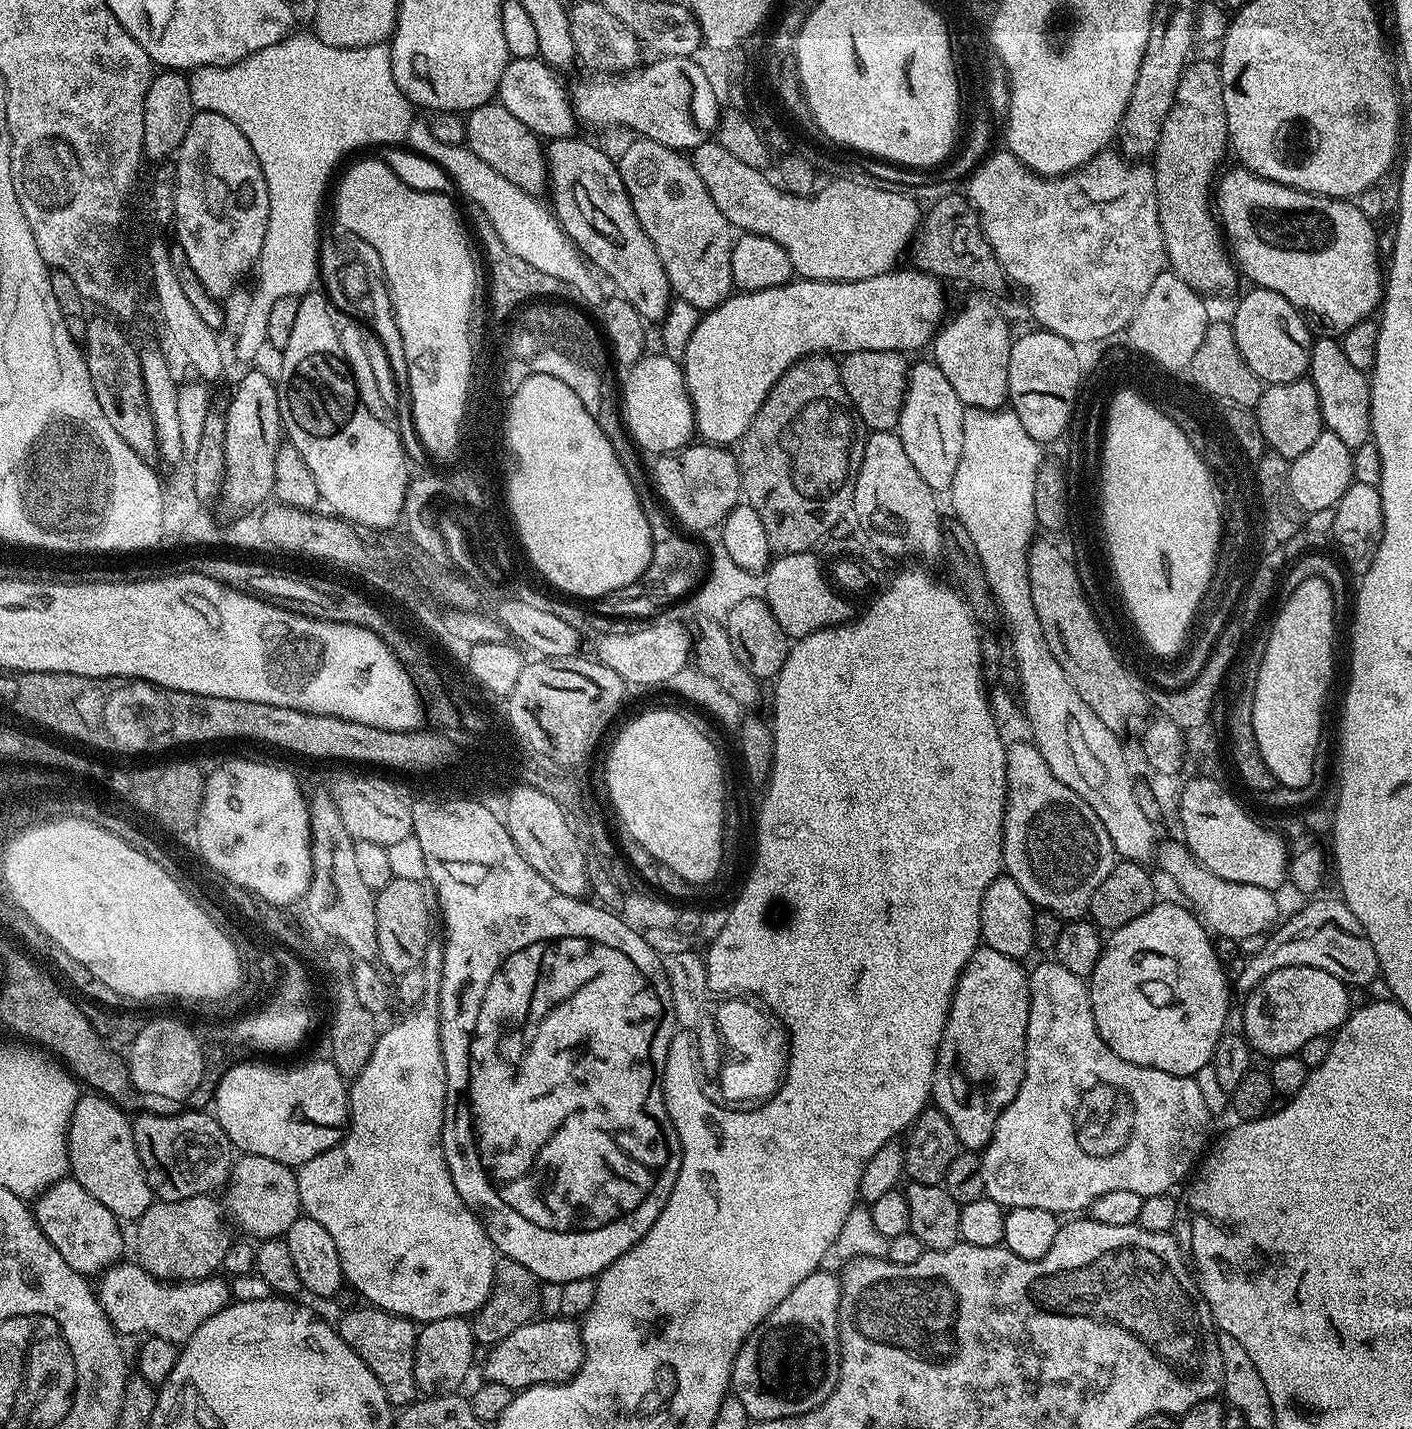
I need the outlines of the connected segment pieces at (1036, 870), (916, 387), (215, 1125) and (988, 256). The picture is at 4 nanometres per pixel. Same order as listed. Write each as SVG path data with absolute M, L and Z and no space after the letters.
M1026 741L1007 747L1007 808L1003 818L1003 869L1021 887L1032 904L1062 920L1081 919L1091 907L1094 890L1118 863L1113 839L1098 814L1054 777L1035 744Z
M925 358L921 364L913 363L908 374L908 389L904 395L904 405L900 411L900 422L898 425L898 435L902 446L910 450L920 448L936 448L928 456L928 461L922 458L916 460L918 474L922 474L922 482L930 486L933 492L940 494L942 490L951 489L954 482L954 474L958 470L958 460L962 458L962 438L964 437L964 410L965 405L954 394L954 386L946 382L946 374L938 370L938 366L931 359Z
M185 1110L175 1116L141 1112L132 1120L138 1158L148 1173L148 1185L161 1200L185 1200L223 1189L234 1167L234 1149L215 1115Z
M963 195L944 196L932 209L923 213L920 227L910 245L911 267L917 272L929 272L941 281L961 280L973 284L973 289L984 294L1000 292L1006 277L996 255L980 229L980 216Z

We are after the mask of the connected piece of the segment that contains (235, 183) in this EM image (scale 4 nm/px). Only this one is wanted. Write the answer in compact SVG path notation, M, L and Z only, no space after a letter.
M197 111L195 115L193 115L192 121L190 122L190 130L186 130L186 138L182 142L180 151L177 152L174 157L174 163L176 165L175 239L182 245L186 256L189 258L190 266L194 270L194 274L202 282L202 286L211 296L224 298L224 295L226 295L247 272L249 275L249 273L255 269L256 262L260 259L260 255L262 254L262 238L266 238L266 222L268 221L268 211L270 210L270 198L268 197L266 178L262 174L262 166L258 162L258 158L254 154L250 142L246 142L242 130L238 130L238 126L234 126L234 122L230 122L230 118L222 118L222 114L201 111Z

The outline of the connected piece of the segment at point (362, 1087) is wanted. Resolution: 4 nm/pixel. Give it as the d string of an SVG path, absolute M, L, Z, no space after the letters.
M430 986L426 990L426 994L422 998L420 1005L413 1007L404 1017L401 1018L397 1024L392 1024L388 1029L381 1031L376 1038L376 1045L374 1046L374 1054L370 1054L370 1062L366 1062L366 1066L362 1071L357 1074L351 1081L350 1091L348 1093L348 1111L350 1113L350 1127L339 1142L334 1145L330 1150L326 1150L322 1154L318 1154L318 1158L310 1158L310 1162L299 1165L295 1169L296 1182L298 1184L298 1198L300 1199L300 1211L303 1215L314 1218L314 1222L318 1222L330 1233L330 1238L334 1238L334 1246L338 1246L338 1254L340 1255L340 1261L342 1262L342 1270L344 1271L345 1281L349 1285L353 1284L356 1287L356 1292L360 1296L365 1296L367 1303L374 1308L381 1308L387 1312L393 1312L396 1316L406 1316L413 1322L427 1322L430 1320L441 1320L442 1318L454 1318L455 1316L463 1316L465 1318L471 1317L477 1312L480 1307L487 1302L489 1296L494 1291L494 1285L498 1280L498 1253L496 1247L490 1242L490 1238L486 1234L486 1230L480 1221L476 1219L476 1213L471 1208L466 1206L466 1202L462 1202L462 1198L458 1194L458 1190L454 1188L454 1182L450 1178L448 1173L448 1167L446 1166L446 1158L444 1157L444 1151L442 1150L442 1122L444 1121L444 1099L446 1098L446 1066L444 1065L444 1055L440 1049L440 994L435 987Z

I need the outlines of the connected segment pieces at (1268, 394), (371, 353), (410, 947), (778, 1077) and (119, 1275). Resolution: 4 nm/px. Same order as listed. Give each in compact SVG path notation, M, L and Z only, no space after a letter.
M1308 378L1267 385L1254 405L1254 413L1267 447L1271 451L1273 448L1284 462L1298 458L1298 454L1304 453L1325 431L1318 390L1314 390L1312 381Z
M333 310L330 318L336 324L338 342L352 371L362 406L366 406L366 410L370 410L370 414L374 414L378 422L396 426L399 422L398 394L401 388L395 382L394 372L391 370L390 360L386 356L382 342L378 340L367 323L353 318L349 313Z
M393 876L386 886L375 893L374 914L378 936L378 960L393 974L421 967L426 950L430 947L430 940L428 940L428 935L432 932L432 916L428 913L430 896L426 888L424 893L424 888L425 885L421 881Z
M744 994L733 996L736 996L733 1000L722 1001L710 1012L708 1026L716 1040L718 1063L709 1070L710 1082L706 1084L720 1090L718 1104L722 1110L744 1110L748 1106L757 1113L765 1113L768 1108L766 1098L786 1084L784 1076L790 1074L795 1041L789 1033L789 1022L782 1018L779 1009L773 1009L766 998L757 995L753 1000L747 1000Z
M117 1262L99 1273L100 1288L98 1284L98 1295L100 1304L104 1307L104 1313L108 1316L108 1321L114 1325L117 1333L123 1334L125 1337L127 1337L126 1335L136 1336L139 1332L144 1332L143 1334L148 1336L157 1336L166 1342L180 1346L192 1337L194 1330L198 1330L198 1326L202 1326L202 1322L214 1318L214 1314L218 1314L227 1308L230 1303L230 1284L227 1279L209 1278L207 1280L169 1282L157 1280L146 1269L140 1267L139 1263L124 1263Z

